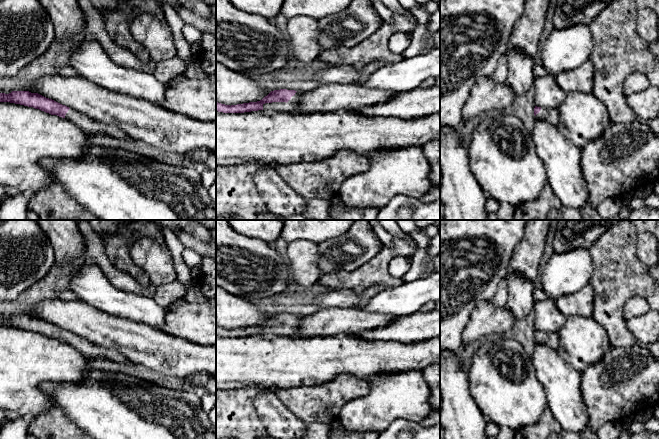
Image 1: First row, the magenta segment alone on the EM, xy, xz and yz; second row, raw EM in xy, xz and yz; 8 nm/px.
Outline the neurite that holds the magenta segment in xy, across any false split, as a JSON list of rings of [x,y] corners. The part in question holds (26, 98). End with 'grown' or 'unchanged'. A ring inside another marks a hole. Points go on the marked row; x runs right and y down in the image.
[[[12,91],[9,94],[0,93],[0,102],[10,102],[39,109],[51,115],[66,118],[76,124],[83,132],[90,134],[103,134],[116,138],[128,139],[128,135],[110,124],[97,122],[86,115],[62,105],[38,93],[29,91]]] | grown

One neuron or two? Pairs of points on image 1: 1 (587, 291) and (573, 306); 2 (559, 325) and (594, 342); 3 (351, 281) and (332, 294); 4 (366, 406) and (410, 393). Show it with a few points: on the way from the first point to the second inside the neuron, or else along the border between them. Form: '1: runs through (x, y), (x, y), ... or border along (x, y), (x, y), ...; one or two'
1: runs through (584, 295), (577, 302); one
2: runs through (568, 329), (585, 342); one
3: border along (328, 288), (350, 288), (361, 291); two
4: runs through (377, 406), (381, 406), (391, 396), (399, 395); one

